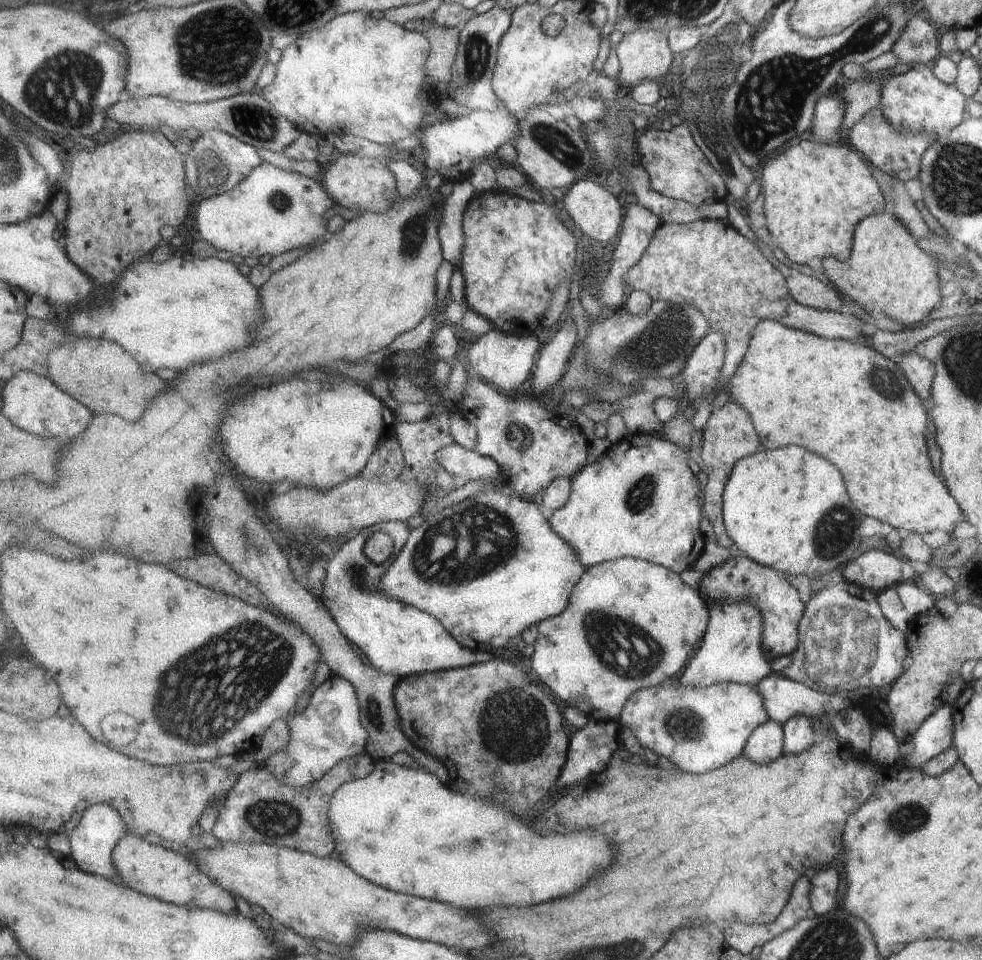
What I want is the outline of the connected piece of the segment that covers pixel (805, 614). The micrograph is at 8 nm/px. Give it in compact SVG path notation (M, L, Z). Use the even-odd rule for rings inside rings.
M843 581L813 593L803 605L797 623L798 644L791 651L790 665L778 671L782 677L804 684L814 691L831 695L857 693L859 687L881 688L901 676L901 662L908 653L905 634L883 618L875 600L875 592L861 585Z

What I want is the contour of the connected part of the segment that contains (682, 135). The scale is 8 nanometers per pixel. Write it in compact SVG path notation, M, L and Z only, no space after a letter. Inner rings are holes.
M677 122L670 131L666 131L664 127L654 130L646 128L637 137L636 143L640 154L640 165L648 172L651 186L659 194L697 206L706 198L711 198L715 202L723 202L726 206L728 224L751 242L757 239L754 231L747 228L743 216L737 212L737 206L725 200L727 198L726 183L718 171L710 165L702 150L699 150L699 145L695 142L694 134L691 134L687 123Z

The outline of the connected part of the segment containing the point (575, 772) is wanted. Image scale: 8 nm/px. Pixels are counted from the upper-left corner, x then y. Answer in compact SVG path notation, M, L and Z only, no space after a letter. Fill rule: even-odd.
M590 719L585 728L577 729L570 736L568 759L563 767L563 774L560 774L556 785L565 788L565 786L571 786L575 782L581 782L592 778L596 774L605 772L612 762L613 752L617 748L621 748L618 740L620 730L621 724L619 721L603 722L595 719Z

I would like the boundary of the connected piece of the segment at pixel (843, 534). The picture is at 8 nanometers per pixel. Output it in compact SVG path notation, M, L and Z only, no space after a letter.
M785 446L779 450L771 450L771 452L763 452L763 454L753 454L750 457L743 457L743 462L739 462L739 466L735 466L735 470L730 470L731 482L727 483L727 490L722 490L722 521L725 523L726 533L733 540L733 547L744 556L749 557L753 562L759 563L761 566L769 567L777 571L782 576L799 576L803 578L811 578L812 574L823 574L829 570L835 570L839 566L844 566L853 558L853 552L859 544L859 522L861 522L861 514L851 506L847 492L843 488L843 480L839 478L839 472L823 458L809 454L803 448L797 446Z

